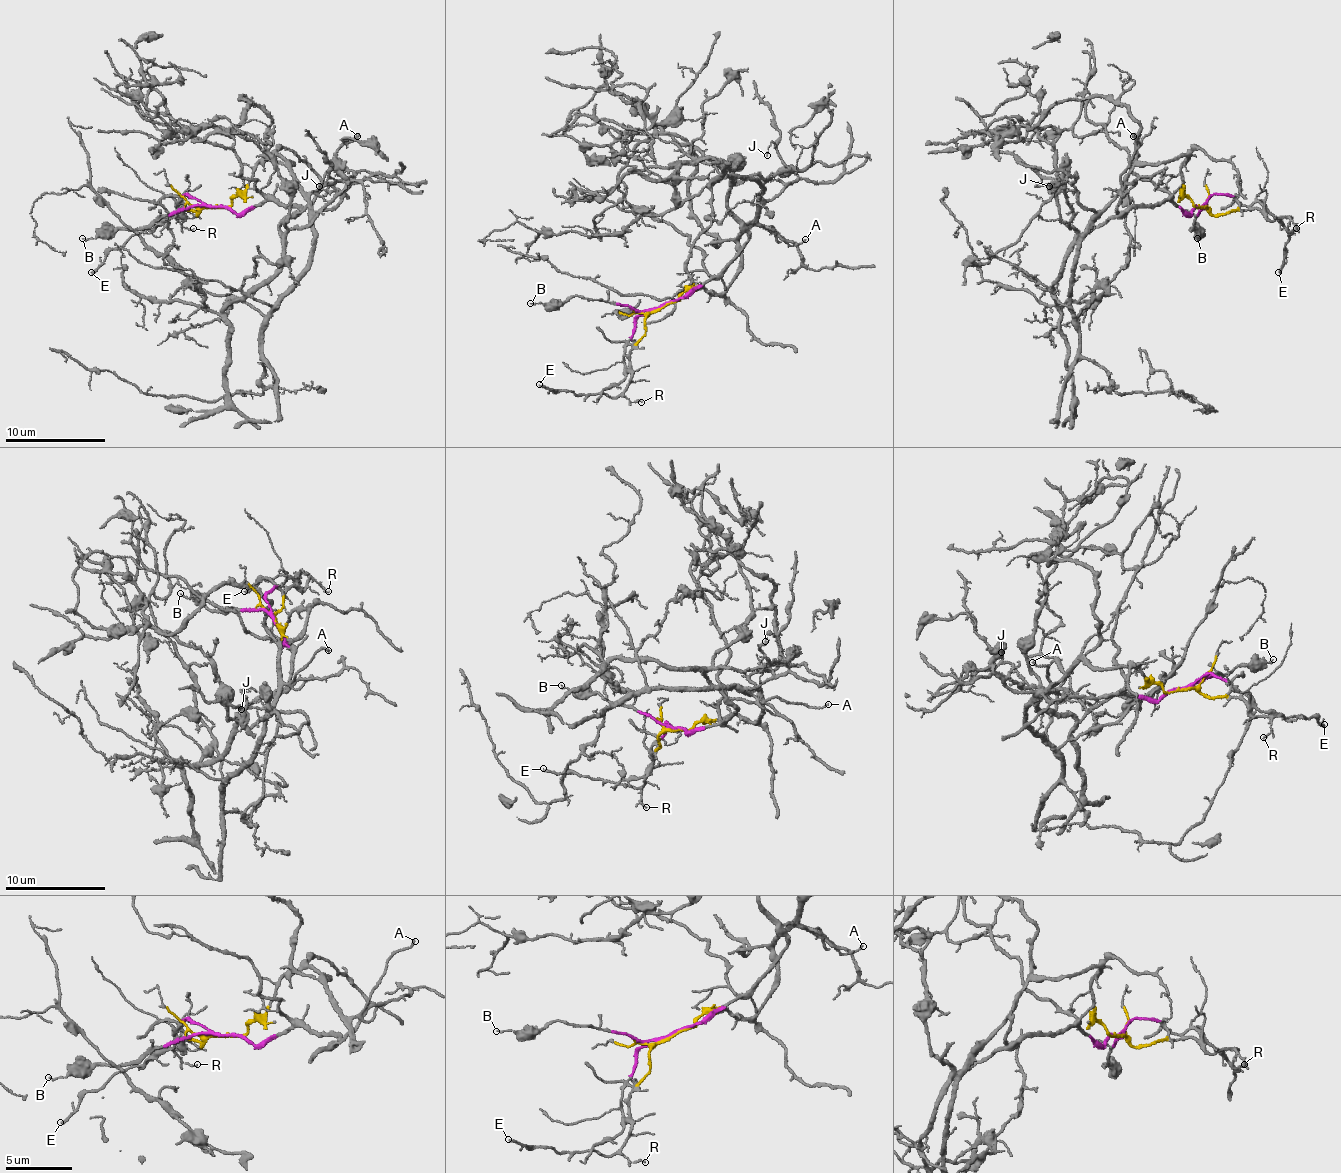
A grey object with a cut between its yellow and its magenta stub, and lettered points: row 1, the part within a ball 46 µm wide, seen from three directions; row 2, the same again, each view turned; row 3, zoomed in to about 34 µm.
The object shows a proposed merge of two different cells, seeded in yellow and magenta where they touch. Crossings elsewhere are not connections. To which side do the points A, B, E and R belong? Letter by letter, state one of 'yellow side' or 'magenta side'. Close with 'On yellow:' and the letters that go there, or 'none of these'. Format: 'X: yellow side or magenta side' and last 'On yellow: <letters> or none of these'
A: yellow side
B: magenta side
E: yellow side
R: yellow side
On yellow: A, E, R

